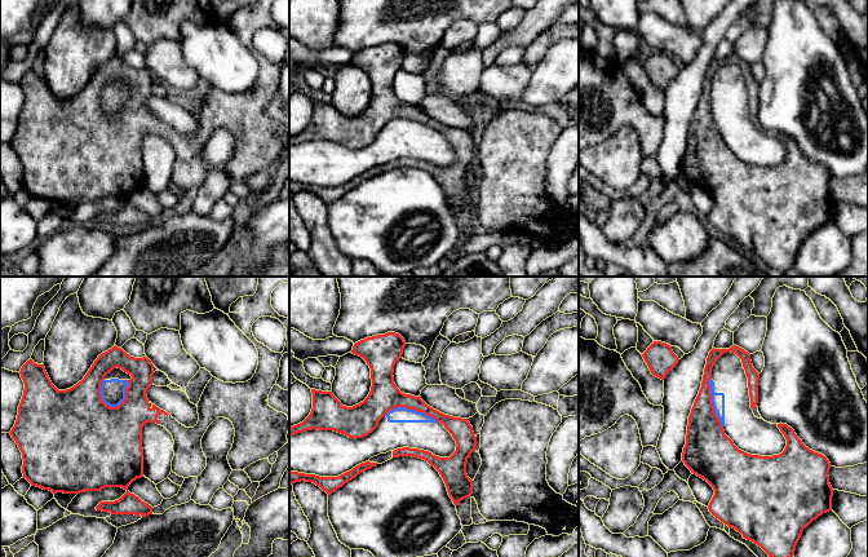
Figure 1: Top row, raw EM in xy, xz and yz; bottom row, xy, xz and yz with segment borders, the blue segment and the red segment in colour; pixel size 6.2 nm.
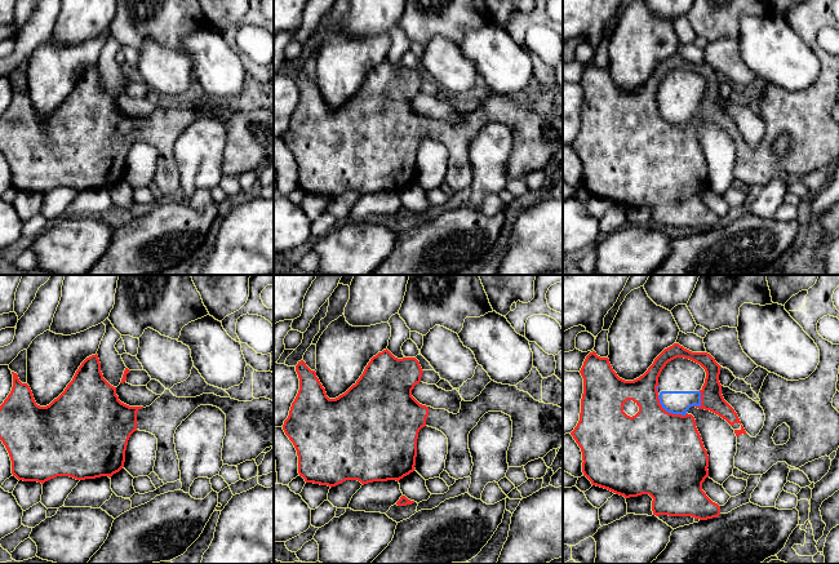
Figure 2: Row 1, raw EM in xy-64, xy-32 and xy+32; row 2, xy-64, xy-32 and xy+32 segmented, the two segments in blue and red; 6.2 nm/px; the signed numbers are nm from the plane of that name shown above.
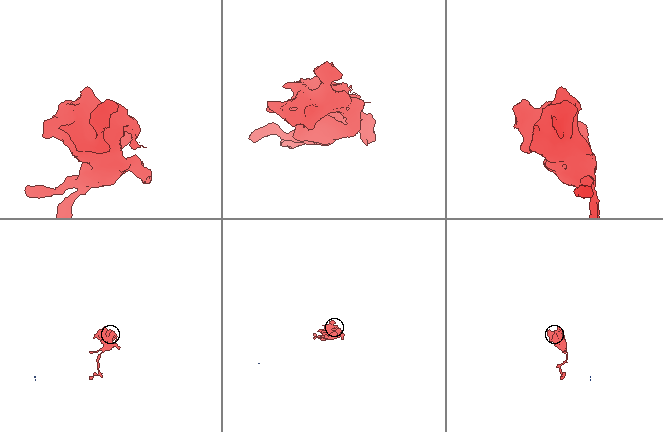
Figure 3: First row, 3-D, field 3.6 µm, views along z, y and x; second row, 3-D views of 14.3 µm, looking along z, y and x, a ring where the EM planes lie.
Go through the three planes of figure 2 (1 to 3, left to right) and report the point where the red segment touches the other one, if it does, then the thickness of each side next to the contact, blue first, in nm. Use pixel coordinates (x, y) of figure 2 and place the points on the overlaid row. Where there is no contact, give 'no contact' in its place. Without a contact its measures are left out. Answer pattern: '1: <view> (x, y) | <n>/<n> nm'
1: no contact
2: no contact
3: xy+32 (669, 412) | 140/500 nm

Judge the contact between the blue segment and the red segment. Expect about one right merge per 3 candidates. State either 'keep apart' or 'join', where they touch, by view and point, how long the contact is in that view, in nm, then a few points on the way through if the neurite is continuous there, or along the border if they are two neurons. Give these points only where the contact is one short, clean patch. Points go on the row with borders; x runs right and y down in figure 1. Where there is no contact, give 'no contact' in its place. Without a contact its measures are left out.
keep apart; contact xy (120, 402); length 220 nm

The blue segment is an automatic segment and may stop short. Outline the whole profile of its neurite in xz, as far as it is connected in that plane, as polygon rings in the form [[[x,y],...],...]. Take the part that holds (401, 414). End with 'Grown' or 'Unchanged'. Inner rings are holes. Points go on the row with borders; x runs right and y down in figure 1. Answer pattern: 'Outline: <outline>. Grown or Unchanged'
Outline: [[[397,407],[363,438],[349,438],[333,430],[306,430],[289,436],[289,470],[319,477],[338,477],[380,454],[409,447],[450,457],[456,441],[435,419]]]. Grown

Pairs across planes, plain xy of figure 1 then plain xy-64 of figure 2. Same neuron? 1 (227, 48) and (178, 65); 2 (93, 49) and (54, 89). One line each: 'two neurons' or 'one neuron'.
1: two neurons
2: one neuron

